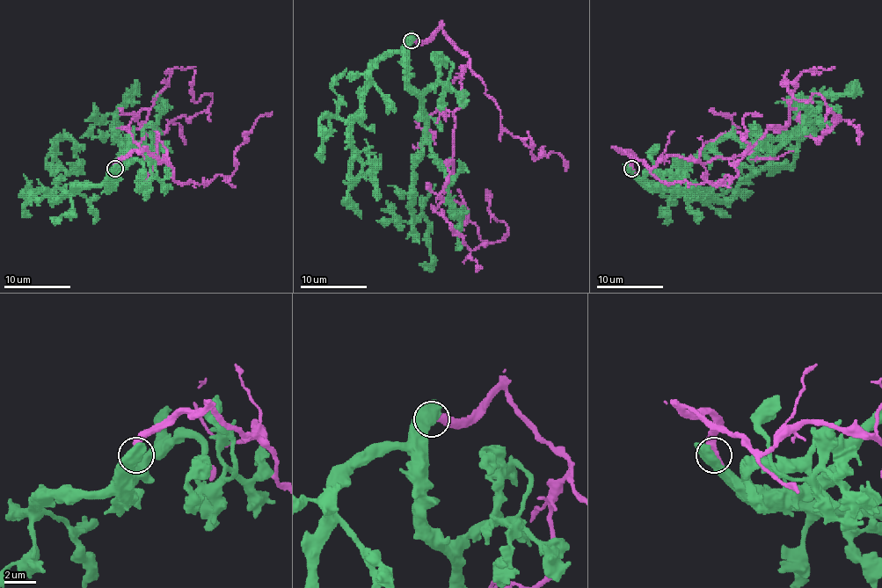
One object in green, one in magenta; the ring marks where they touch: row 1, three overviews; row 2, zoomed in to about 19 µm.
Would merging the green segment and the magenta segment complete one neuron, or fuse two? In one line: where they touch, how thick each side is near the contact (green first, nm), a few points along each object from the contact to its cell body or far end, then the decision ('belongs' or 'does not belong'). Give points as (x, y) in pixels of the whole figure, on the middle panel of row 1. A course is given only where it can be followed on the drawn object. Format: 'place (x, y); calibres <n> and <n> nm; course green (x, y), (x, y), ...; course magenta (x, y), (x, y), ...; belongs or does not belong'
place (411, 40); calibres 600 and 500 nm; course green (411, 40), (409, 90), (419, 99), (424, 123), (411, 214), (429, 223), (431, 262), (419, 265); course magenta (411, 40), (440, 28), (469, 58), (452, 176), (434, 210), (472, 250), (508, 230), (492, 197); does not belong

